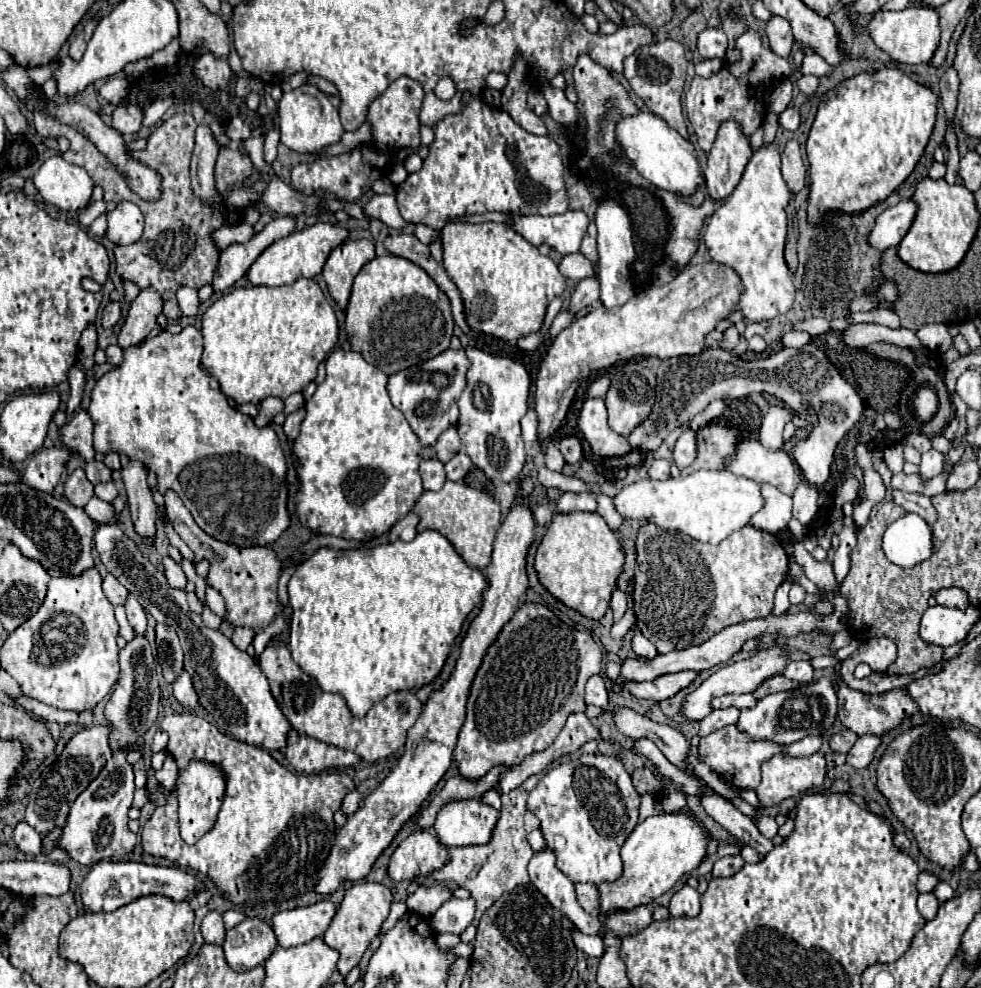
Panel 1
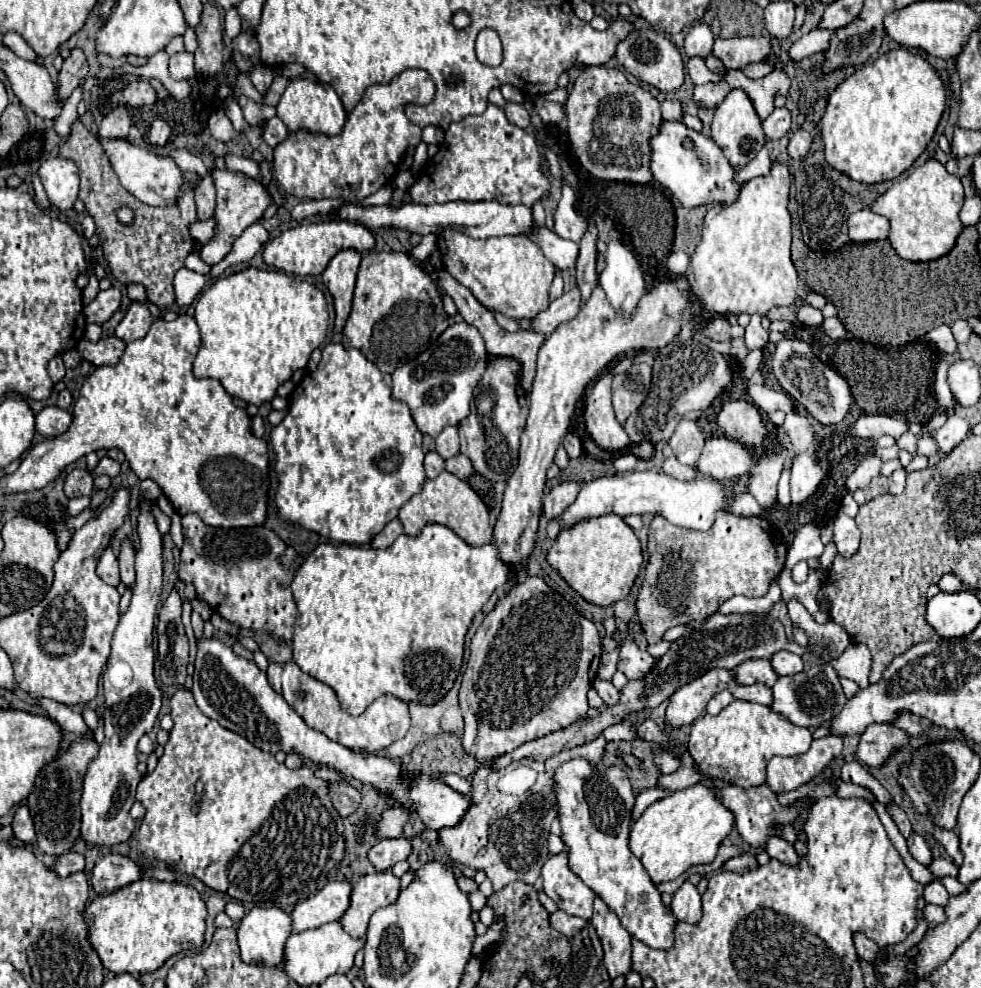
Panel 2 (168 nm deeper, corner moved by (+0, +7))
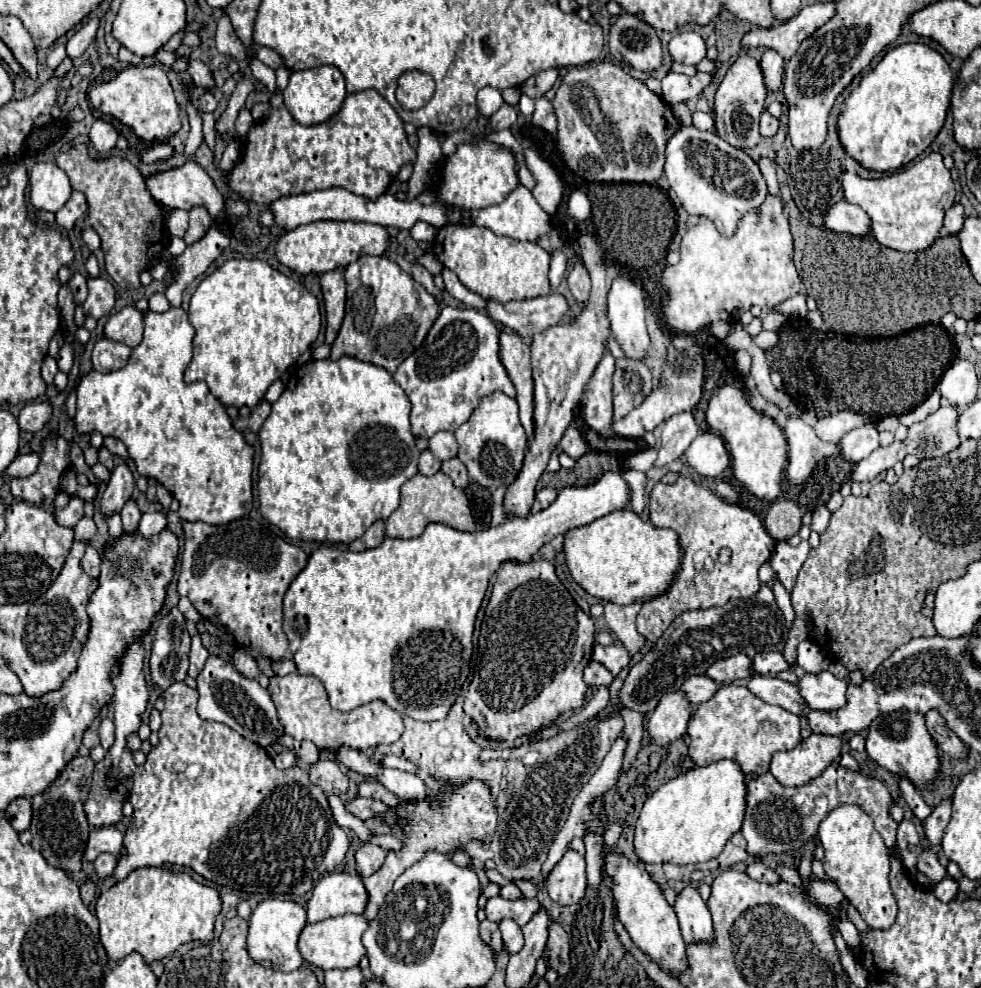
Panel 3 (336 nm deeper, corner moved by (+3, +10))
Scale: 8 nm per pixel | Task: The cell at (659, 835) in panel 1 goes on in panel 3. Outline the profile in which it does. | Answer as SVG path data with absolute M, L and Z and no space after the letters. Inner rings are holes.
M734 760L696 766L668 780L646 802L636 822L634 852L646 864L698 864L716 858L726 840L740 830L746 804L746 784Z

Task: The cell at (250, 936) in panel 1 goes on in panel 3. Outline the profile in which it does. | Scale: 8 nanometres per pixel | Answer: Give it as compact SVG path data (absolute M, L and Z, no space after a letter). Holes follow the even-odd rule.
M274 898L262 900L248 920L246 946L248 946L250 958L262 966L272 966L282 972L298 970L304 964L298 952L298 936L304 926L306 926L306 912L296 902L274 900Z

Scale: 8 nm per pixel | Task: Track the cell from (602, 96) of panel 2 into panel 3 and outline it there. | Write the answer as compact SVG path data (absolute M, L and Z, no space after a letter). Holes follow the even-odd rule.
M610 62L570 68L556 90L554 108L558 116L558 146L562 158L578 176L588 182L646 182L654 184L662 176L664 148L668 138L680 128L670 112L670 106L650 92L644 82L626 74L620 66Z

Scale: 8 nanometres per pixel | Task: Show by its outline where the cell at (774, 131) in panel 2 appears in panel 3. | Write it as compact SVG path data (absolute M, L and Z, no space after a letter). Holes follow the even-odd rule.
M766 110L762 112L760 116L760 134L766 136L766 138L774 138L776 132L778 132L778 126L780 126L780 120L770 116Z

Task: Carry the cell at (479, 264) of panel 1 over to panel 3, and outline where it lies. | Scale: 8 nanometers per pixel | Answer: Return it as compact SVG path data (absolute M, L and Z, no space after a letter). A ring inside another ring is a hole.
M446 224L438 230L432 242L432 252L438 262L444 268L452 270L468 290L480 294L486 300L506 304L510 300L530 300L550 294L550 254L534 242L520 242L508 236L496 236L484 226Z

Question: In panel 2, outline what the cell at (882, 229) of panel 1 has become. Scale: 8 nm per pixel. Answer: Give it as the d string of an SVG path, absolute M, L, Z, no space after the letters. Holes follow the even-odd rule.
M869 209L851 213L847 225L849 225L849 237L857 243L883 241L889 235L889 221L883 215L871 213Z

